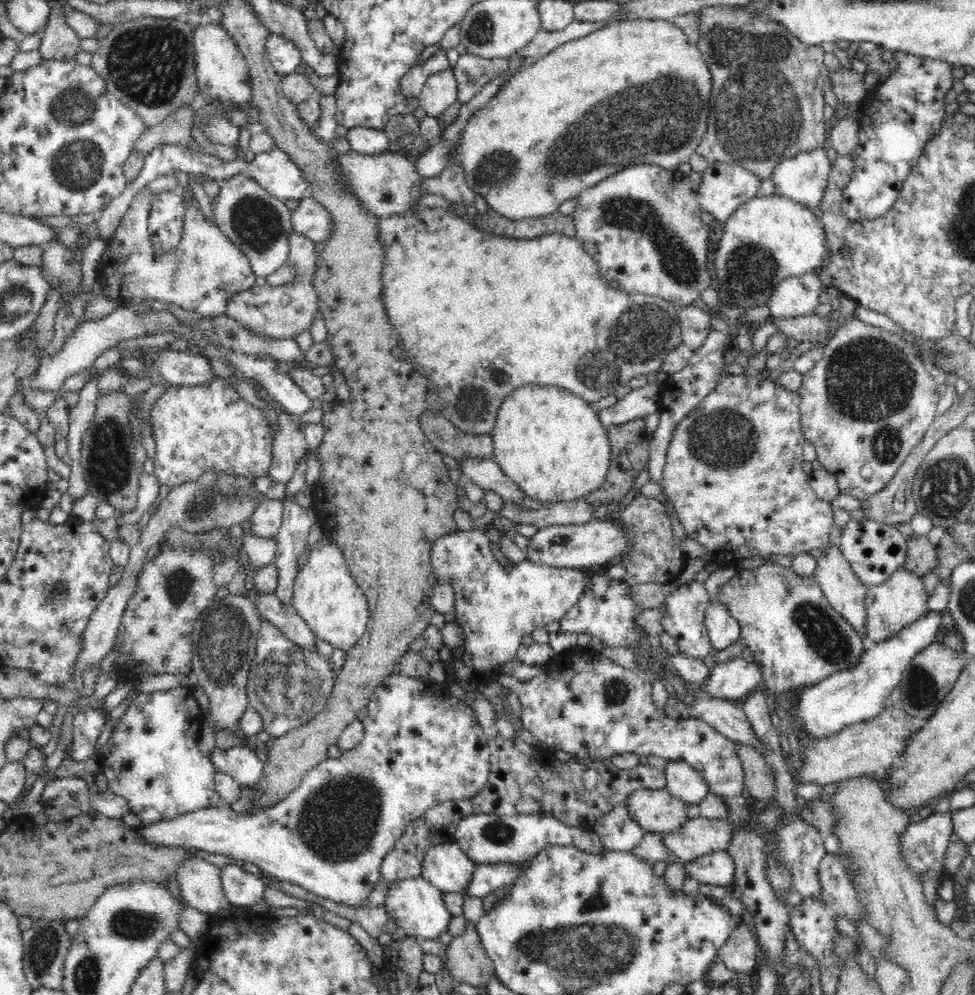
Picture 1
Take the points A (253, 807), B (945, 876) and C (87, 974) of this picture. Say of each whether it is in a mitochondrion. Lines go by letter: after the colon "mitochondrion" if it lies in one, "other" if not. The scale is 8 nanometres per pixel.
A: other
B: other
C: mitochondrion

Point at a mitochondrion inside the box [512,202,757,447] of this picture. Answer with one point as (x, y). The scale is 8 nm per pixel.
(636, 333)

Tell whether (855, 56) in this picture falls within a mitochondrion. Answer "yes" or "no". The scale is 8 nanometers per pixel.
no

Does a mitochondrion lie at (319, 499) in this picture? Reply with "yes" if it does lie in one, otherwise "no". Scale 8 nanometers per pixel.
no

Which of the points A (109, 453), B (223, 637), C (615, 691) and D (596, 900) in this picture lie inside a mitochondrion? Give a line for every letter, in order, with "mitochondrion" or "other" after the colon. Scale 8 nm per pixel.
A: mitochondrion
B: mitochondrion
C: mitochondrion
D: mitochondrion

